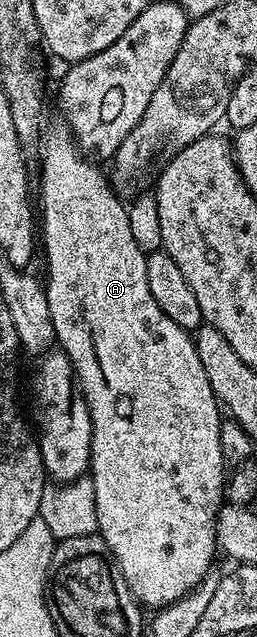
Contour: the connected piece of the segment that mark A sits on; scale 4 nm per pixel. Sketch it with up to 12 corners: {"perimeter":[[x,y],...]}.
{"perimeter":[[67,124],[44,293],[137,604],[213,567],[222,408]]}

